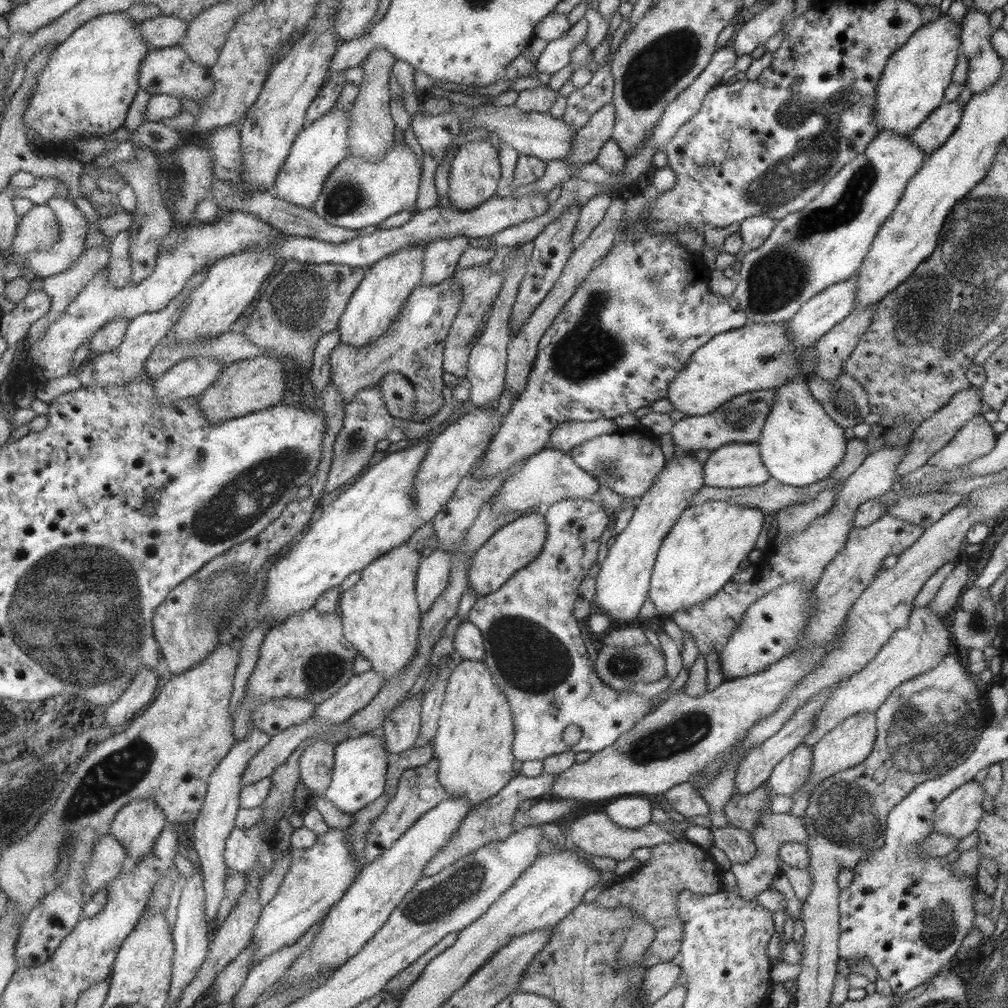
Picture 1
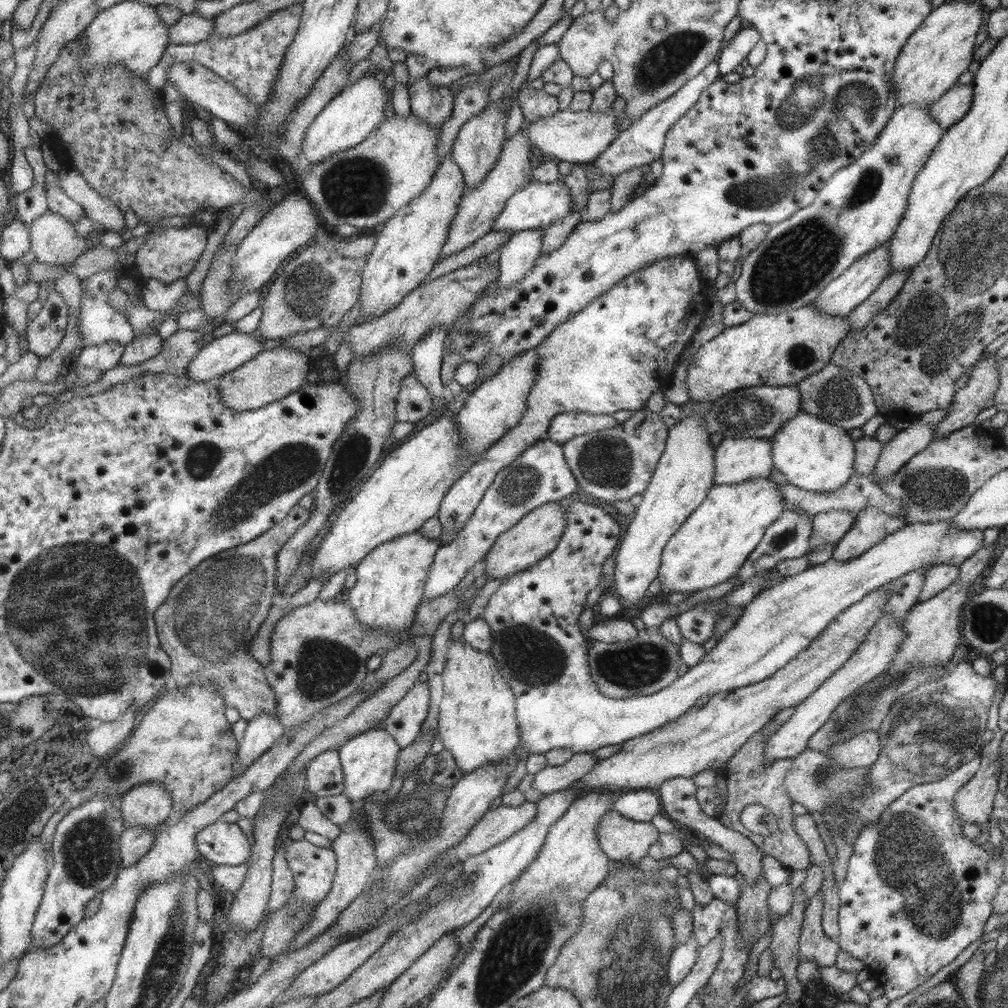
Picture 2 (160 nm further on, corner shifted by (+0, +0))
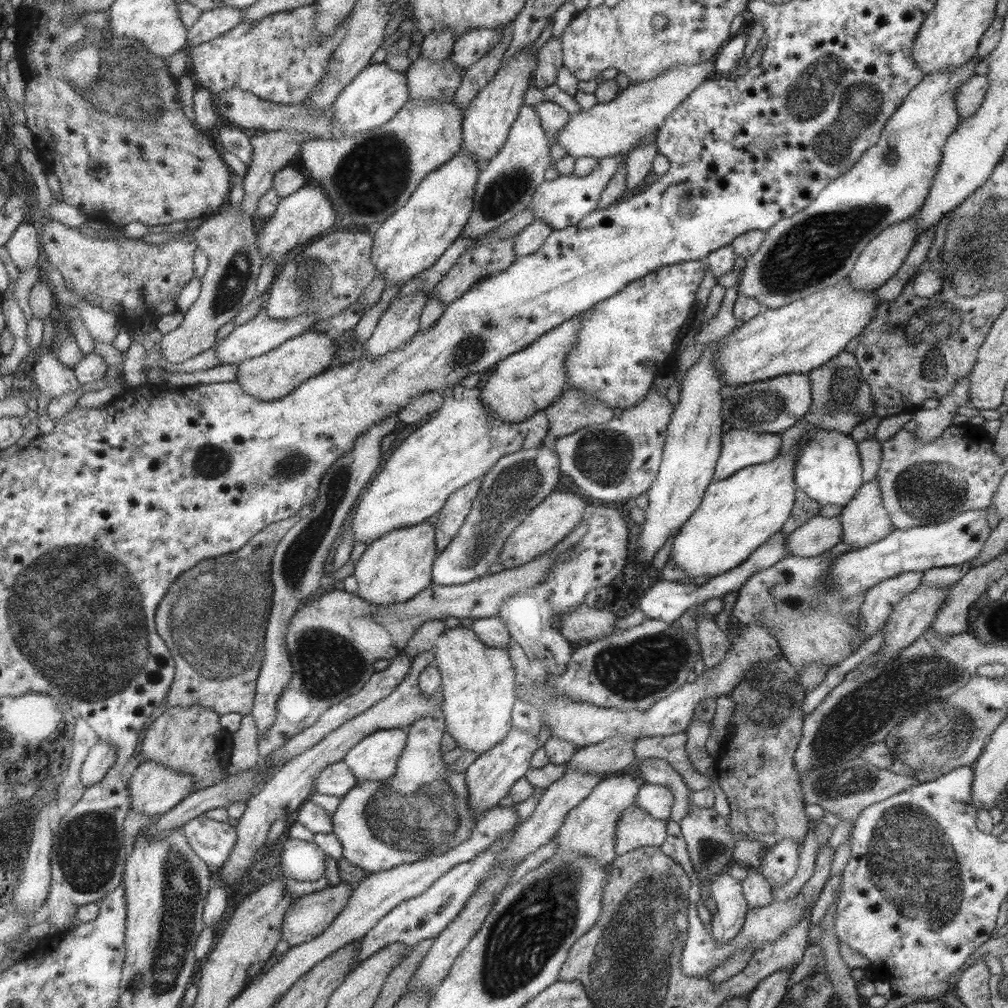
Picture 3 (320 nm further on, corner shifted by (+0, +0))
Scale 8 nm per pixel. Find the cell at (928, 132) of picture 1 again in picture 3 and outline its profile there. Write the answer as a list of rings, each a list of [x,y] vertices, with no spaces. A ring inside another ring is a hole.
[[[985,75],[973,76],[961,83],[961,86],[957,86],[957,93],[953,95],[957,116],[965,119],[973,115],[983,102],[986,87],[987,78],[985,78]]]

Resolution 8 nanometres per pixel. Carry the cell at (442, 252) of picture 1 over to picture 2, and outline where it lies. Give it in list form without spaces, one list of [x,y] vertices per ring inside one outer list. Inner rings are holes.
[[[521,129],[508,140],[504,140],[494,167],[489,170],[477,186],[472,189],[464,189],[464,193],[457,203],[457,213],[453,215],[450,231],[447,233],[444,247],[441,249],[440,258],[473,244],[475,240],[492,230],[493,223],[501,215],[509,198],[532,181],[530,174],[533,168],[529,164],[531,149],[529,140],[525,138]]]

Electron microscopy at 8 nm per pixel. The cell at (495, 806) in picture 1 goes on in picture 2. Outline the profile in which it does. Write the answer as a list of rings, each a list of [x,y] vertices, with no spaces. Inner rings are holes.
[[[577,751],[563,764],[557,766],[547,765],[544,769],[533,774],[532,787],[541,794],[548,795],[551,792],[567,788],[573,785],[578,778],[585,776],[598,759],[592,753]]]

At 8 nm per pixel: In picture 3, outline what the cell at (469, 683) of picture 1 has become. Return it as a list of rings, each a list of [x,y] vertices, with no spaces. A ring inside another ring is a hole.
[[[461,626],[444,630],[434,648],[446,731],[457,747],[472,750],[477,756],[495,746],[512,727],[509,712],[517,699],[509,655],[506,650],[485,646],[473,630]]]

